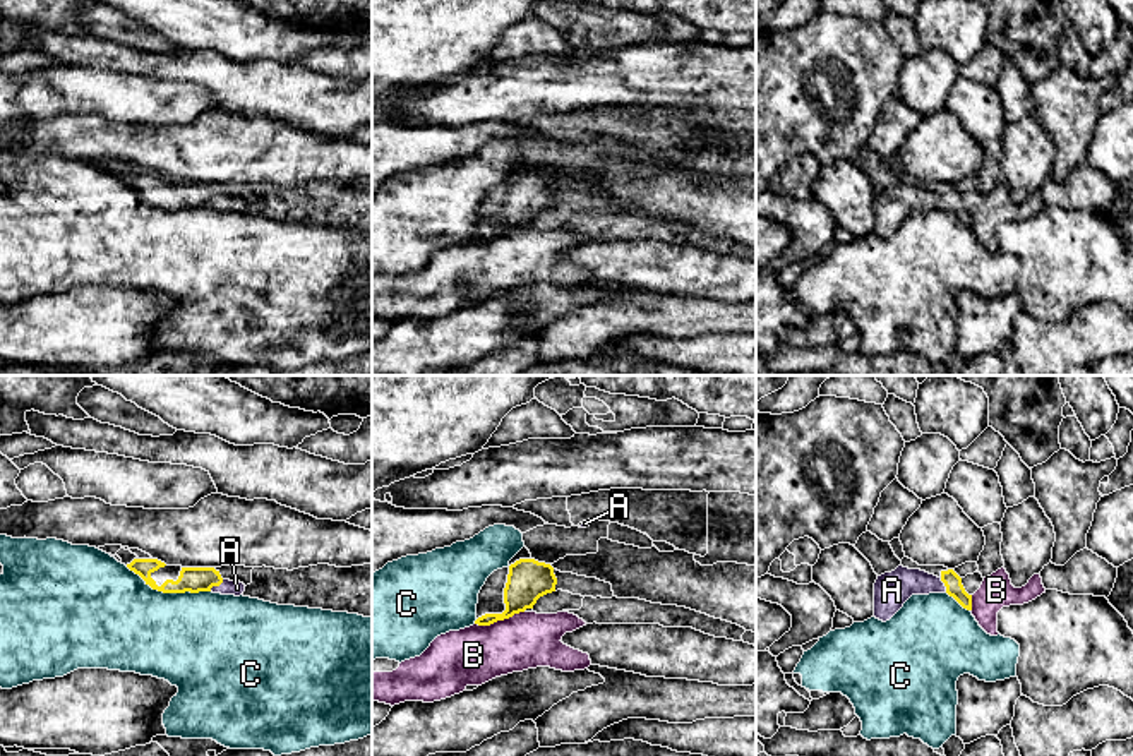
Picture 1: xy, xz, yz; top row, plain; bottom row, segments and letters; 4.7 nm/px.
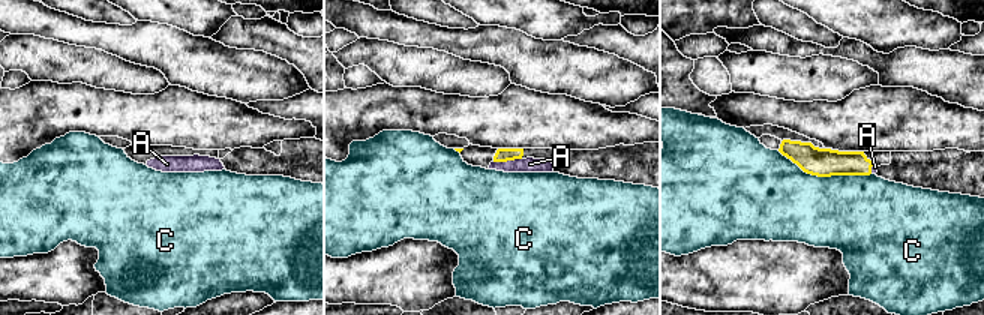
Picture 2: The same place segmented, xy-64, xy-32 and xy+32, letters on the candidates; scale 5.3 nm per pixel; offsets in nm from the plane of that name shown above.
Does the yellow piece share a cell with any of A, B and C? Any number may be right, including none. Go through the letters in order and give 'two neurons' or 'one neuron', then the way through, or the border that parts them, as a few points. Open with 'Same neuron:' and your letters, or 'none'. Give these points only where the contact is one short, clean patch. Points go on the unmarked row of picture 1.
Same neuron: A
A: one neuron; runs through xy (194, 196), (216, 201), (237, 204)
B: two neurons
C: two neurons

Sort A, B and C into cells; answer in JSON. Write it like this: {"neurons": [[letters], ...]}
{"neurons": [["A"], ["B"], ["C"]]}

